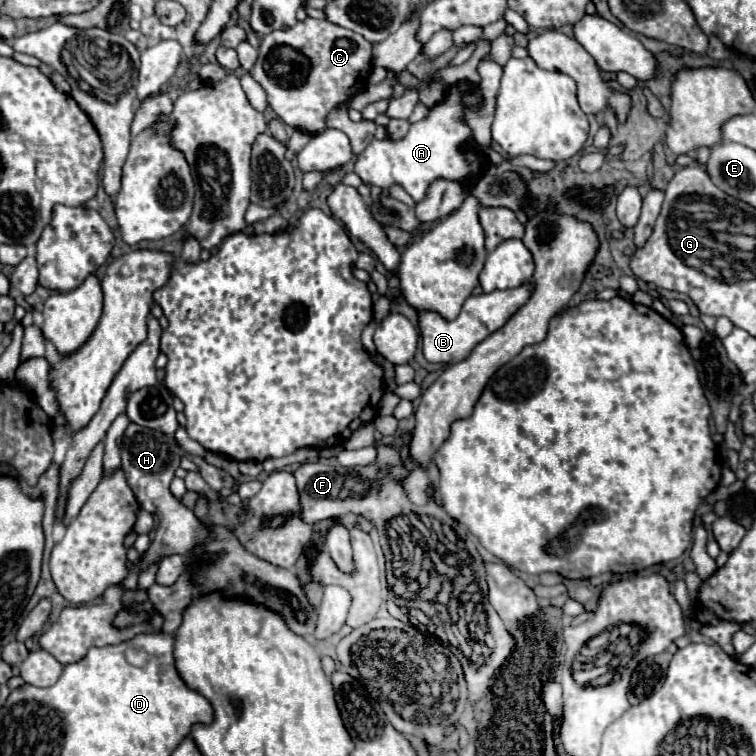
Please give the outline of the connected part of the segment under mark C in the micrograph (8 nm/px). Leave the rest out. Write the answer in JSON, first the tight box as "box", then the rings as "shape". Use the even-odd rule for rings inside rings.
{"box":[249,17,373,133],"shape":[[[307,17],[293,27],[265,35],[261,39],[259,59],[249,73],[265,89],[269,107],[281,121],[309,133],[321,133],[325,131],[327,113],[347,103],[349,97],[367,85],[373,67],[371,47],[359,33],[337,27],[327,19]]]}

